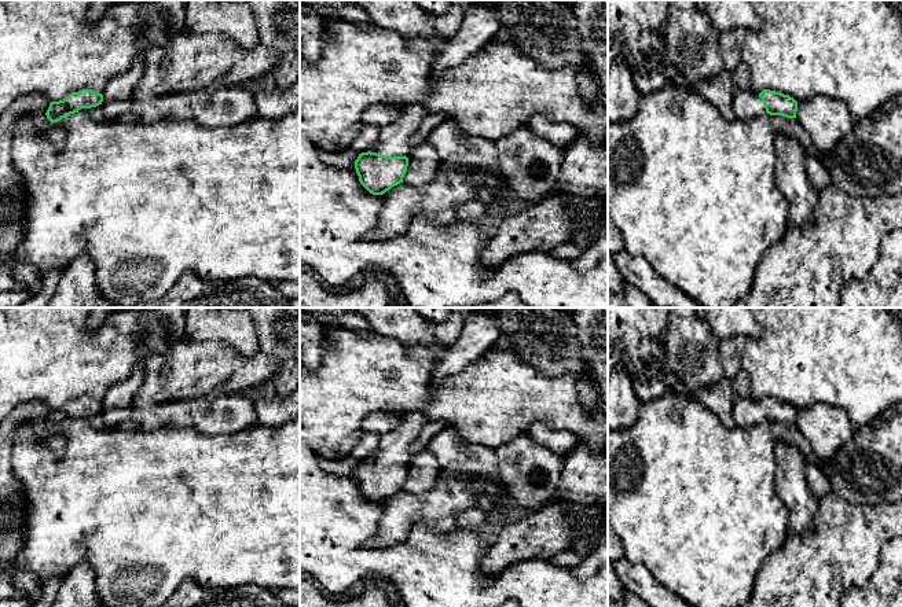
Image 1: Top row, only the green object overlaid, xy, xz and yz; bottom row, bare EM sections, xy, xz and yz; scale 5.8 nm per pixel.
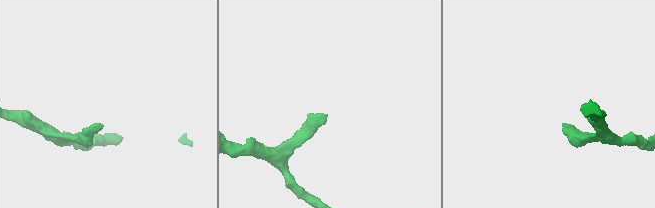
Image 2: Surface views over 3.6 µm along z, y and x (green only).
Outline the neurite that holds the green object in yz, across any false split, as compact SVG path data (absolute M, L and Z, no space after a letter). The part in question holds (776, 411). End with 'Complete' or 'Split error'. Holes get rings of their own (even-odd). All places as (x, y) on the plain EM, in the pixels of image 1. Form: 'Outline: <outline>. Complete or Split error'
Outline: M736 393L732 415L736 426L742 428L752 428L764 420L792 427L796 426L798 409L781 400L764 397L756 402L751 397L741 397Z. Split error

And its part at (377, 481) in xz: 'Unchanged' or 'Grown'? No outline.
Grown

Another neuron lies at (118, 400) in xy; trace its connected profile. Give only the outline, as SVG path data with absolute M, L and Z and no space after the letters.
M146 363L136 368L129 378L107 390L102 401L102 415L107 430L116 430L117 426L131 417L135 393L144 380L144 367Z

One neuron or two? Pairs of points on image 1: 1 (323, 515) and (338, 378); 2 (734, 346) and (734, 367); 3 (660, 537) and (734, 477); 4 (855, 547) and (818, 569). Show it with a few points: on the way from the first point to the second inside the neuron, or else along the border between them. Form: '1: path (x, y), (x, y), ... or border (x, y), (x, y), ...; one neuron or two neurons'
1: border (314, 451), (321, 457); two neurons
2: path (734, 352), (734, 361); one neuron
3: path (678, 519), (717, 485); one neuron
4: path (846, 547), (828, 559); one neuron

